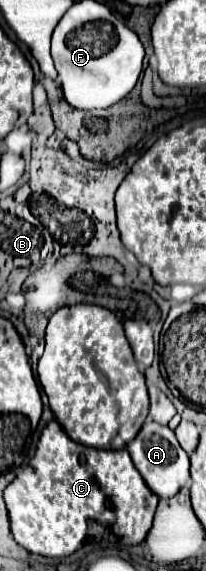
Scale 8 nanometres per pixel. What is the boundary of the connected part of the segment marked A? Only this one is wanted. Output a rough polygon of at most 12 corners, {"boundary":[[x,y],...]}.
{"boundary":[[151,418],[127,446],[159,496],[189,478],[189,456],[175,432]]}

